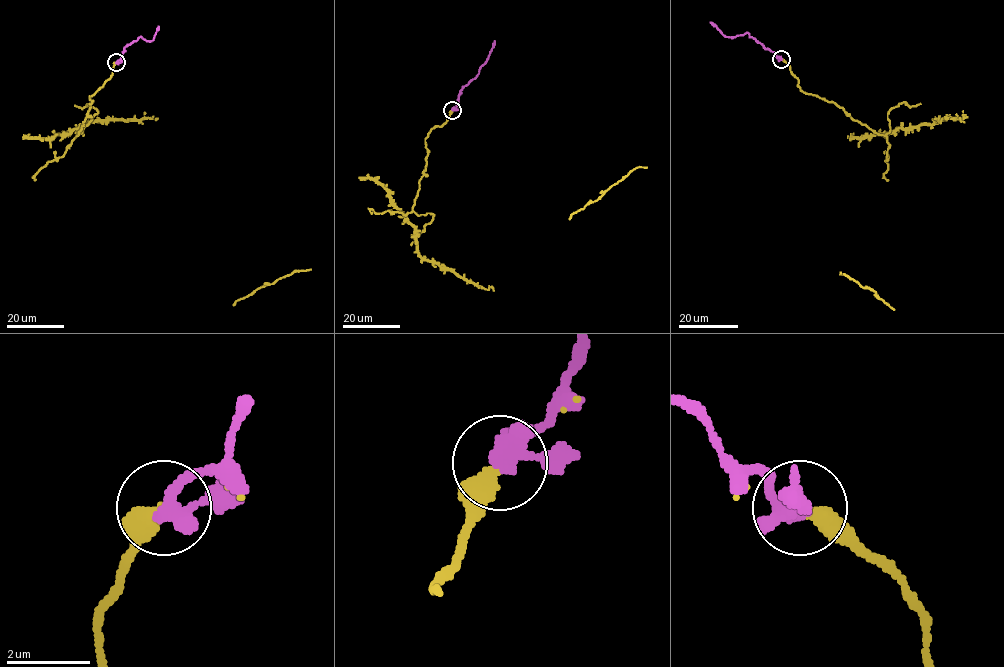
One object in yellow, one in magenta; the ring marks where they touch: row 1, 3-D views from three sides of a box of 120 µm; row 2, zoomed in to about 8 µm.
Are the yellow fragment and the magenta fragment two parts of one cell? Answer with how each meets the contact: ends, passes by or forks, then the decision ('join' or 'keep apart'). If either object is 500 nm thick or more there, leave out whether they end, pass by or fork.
yellow ends | magenta passes by | join

